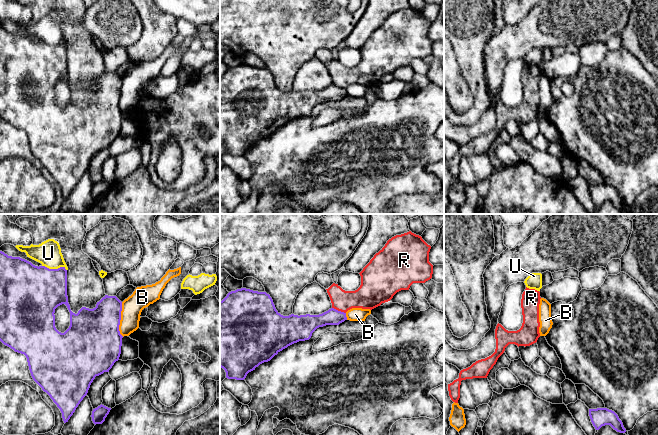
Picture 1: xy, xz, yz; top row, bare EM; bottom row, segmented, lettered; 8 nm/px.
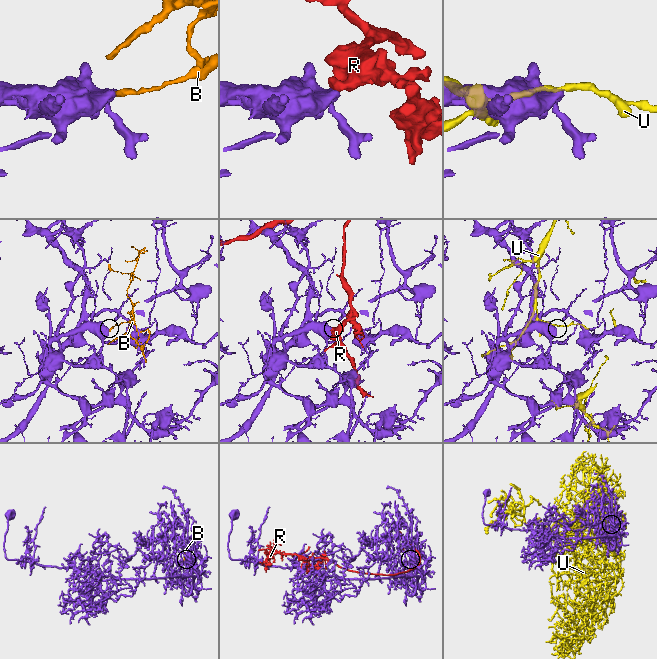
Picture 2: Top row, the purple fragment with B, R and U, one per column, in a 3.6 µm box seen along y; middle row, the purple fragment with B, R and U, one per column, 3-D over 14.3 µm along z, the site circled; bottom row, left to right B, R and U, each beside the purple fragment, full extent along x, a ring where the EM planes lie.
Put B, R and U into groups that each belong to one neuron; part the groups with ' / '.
B / R / U

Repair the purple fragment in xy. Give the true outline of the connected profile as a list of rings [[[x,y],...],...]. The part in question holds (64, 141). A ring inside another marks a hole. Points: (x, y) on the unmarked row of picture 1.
[[[0,27],[0,117],[15,128],[24,130],[33,156],[46,168],[68,198],[87,171],[96,152],[109,148],[121,130],[122,114],[119,101],[122,78],[116,72],[105,71],[96,83],[82,83],[77,90],[70,85],[67,72],[67,46],[65,43],[49,45],[35,42],[20,33],[8,32]],[[65,80],[70,88],[70,102],[64,108],[55,103],[55,85]]]

